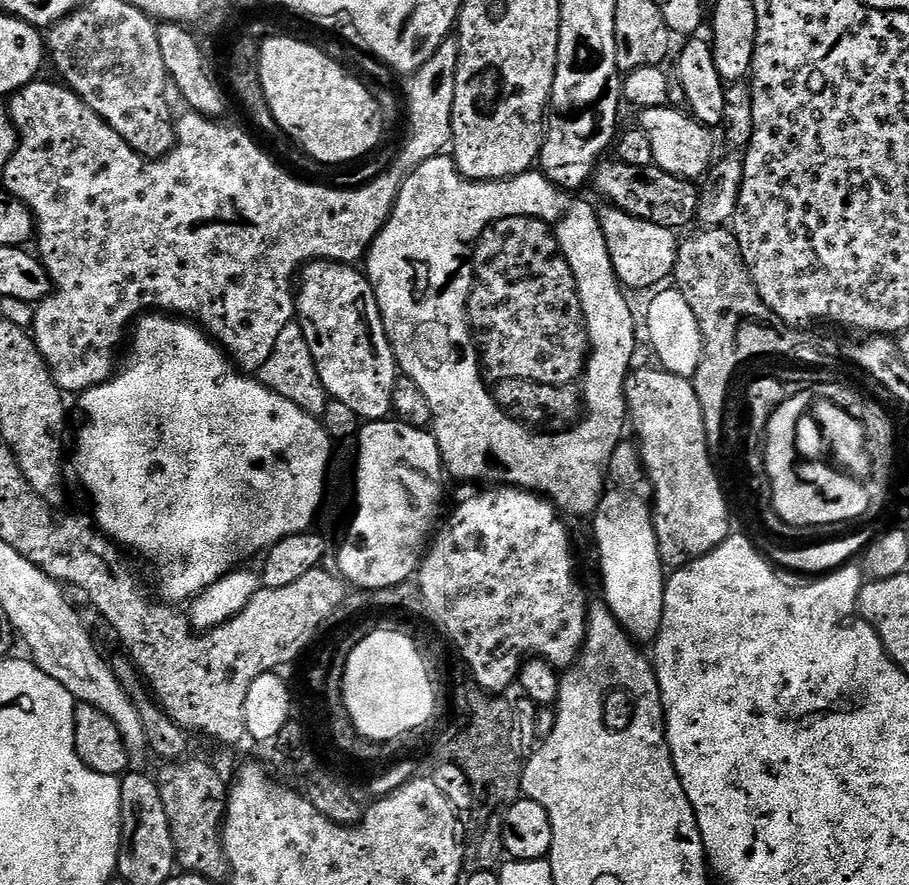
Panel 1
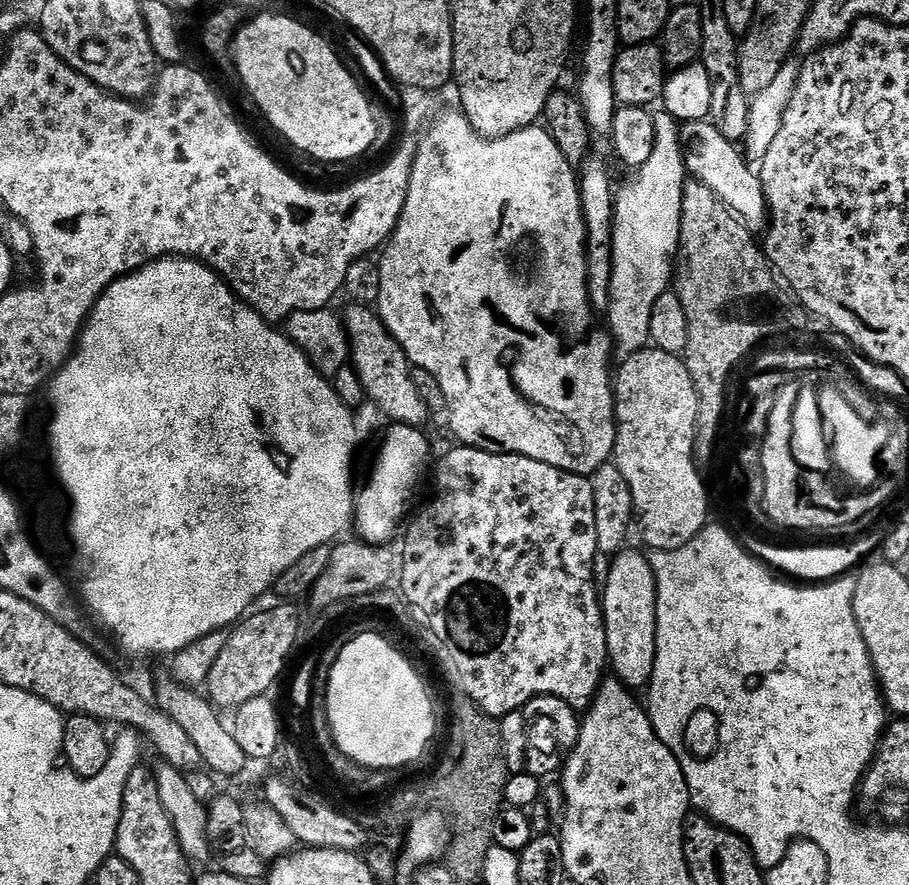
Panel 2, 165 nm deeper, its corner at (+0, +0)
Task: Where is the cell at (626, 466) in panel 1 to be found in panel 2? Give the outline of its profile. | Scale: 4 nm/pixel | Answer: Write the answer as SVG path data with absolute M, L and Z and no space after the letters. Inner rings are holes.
M630 551L620 552L611 561L608 581L602 584L602 611L611 675L625 688L637 690L647 685L656 653L656 579L649 561Z

